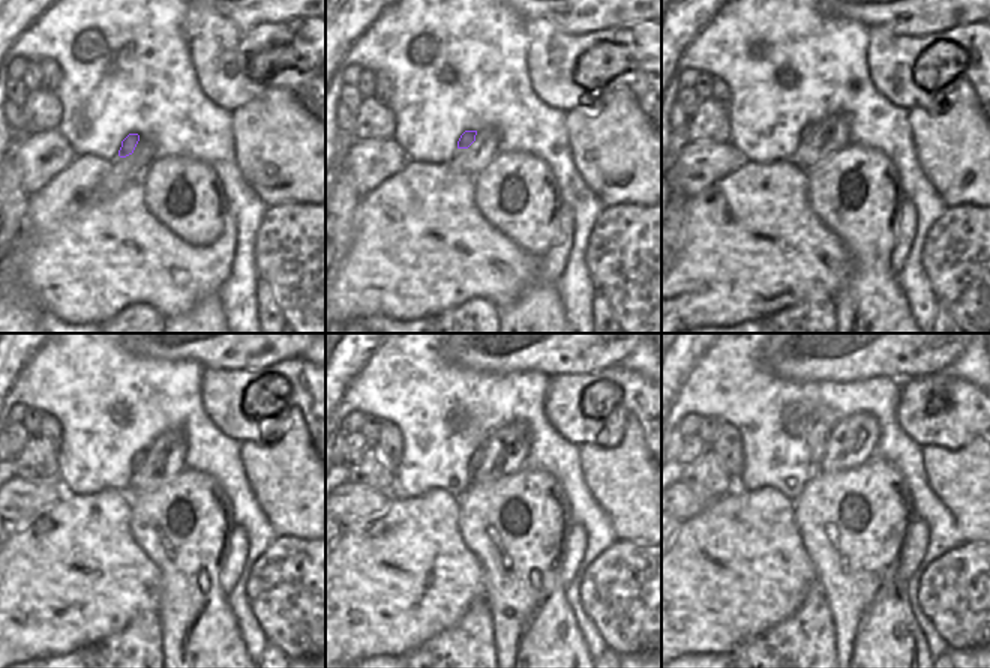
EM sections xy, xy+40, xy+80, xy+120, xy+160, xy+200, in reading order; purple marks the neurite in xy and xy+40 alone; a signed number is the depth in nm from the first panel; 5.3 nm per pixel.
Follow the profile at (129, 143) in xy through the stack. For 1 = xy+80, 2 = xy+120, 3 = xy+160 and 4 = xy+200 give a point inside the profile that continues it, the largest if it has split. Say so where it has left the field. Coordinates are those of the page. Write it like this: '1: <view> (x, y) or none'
1: xy+80 (807, 131)
2: xy+120 (140, 458)
3: xy+160 (479, 454)
4: xy+200 (813, 424)

